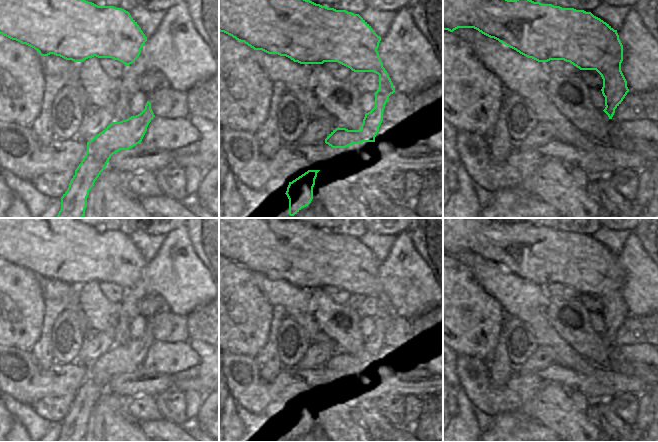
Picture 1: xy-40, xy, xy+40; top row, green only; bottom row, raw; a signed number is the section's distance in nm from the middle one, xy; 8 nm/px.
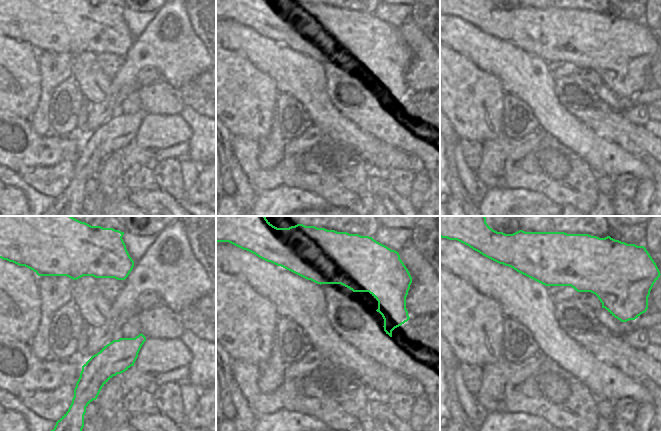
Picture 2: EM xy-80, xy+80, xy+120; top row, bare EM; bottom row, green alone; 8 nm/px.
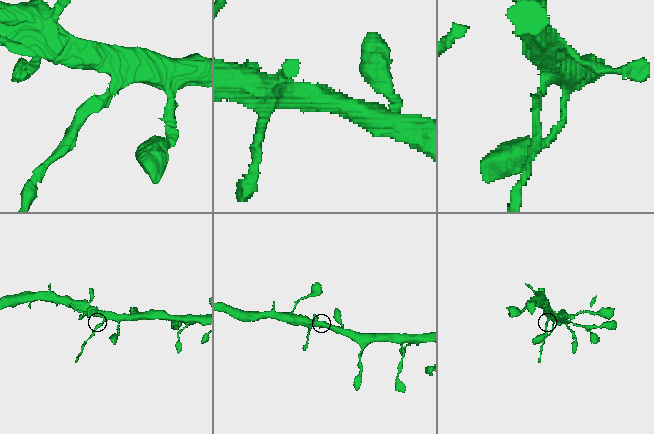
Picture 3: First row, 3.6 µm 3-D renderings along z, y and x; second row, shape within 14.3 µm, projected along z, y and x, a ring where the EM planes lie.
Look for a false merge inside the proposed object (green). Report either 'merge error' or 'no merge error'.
merge error

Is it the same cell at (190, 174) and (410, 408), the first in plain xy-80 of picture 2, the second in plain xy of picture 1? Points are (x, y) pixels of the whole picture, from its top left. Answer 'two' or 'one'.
one

